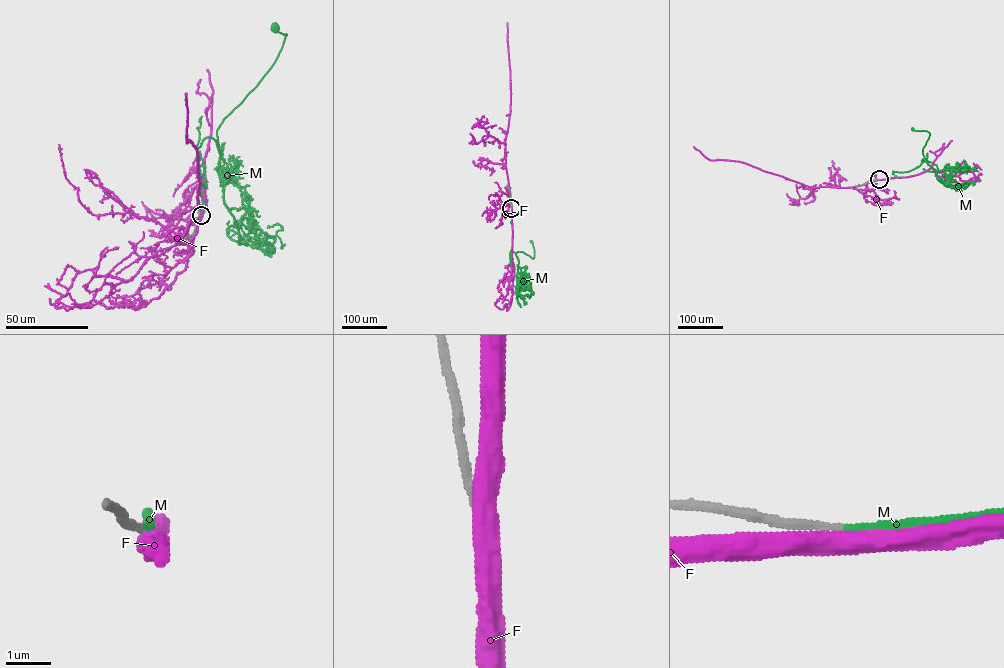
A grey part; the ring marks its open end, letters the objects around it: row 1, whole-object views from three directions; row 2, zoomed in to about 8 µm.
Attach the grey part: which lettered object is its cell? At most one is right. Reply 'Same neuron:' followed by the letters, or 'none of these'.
Same neuron: M

